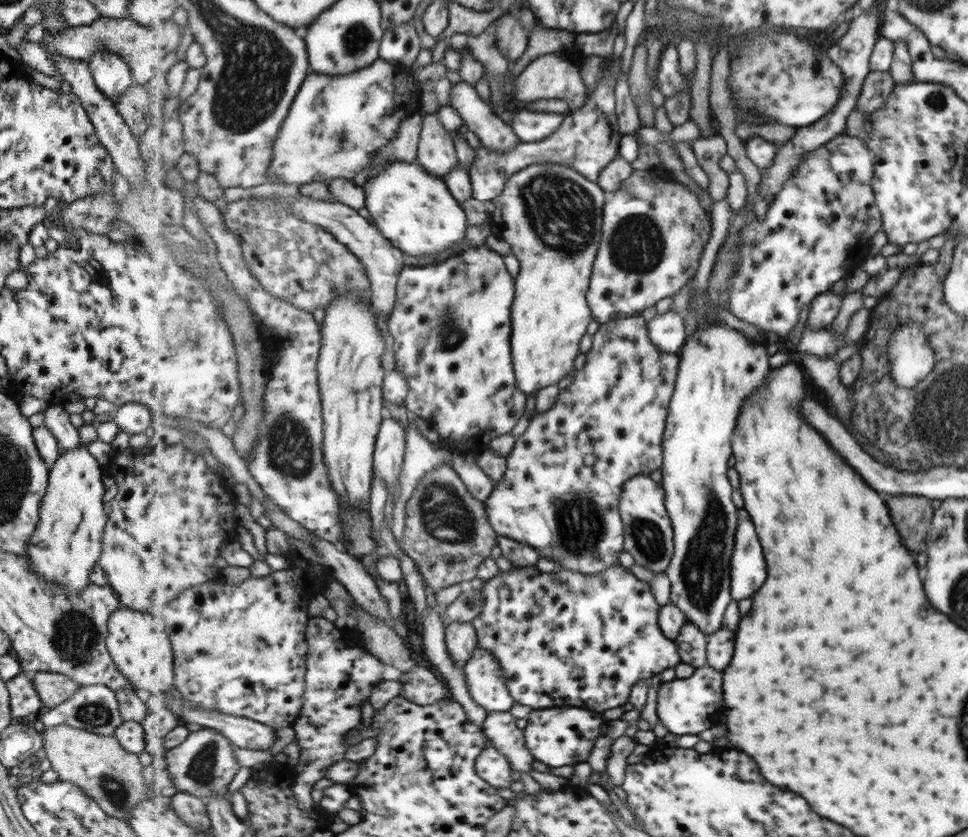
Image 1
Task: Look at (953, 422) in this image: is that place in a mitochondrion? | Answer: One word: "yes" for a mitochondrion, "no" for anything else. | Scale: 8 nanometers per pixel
yes

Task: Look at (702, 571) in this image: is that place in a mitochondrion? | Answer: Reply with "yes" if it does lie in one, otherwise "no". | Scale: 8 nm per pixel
yes

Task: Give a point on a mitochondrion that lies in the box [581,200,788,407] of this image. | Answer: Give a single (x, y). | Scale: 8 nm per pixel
(637, 243)

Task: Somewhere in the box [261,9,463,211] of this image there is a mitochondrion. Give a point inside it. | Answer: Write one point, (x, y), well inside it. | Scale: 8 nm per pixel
(357, 40)

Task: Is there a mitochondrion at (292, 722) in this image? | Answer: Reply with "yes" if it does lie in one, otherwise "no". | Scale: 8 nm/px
no

